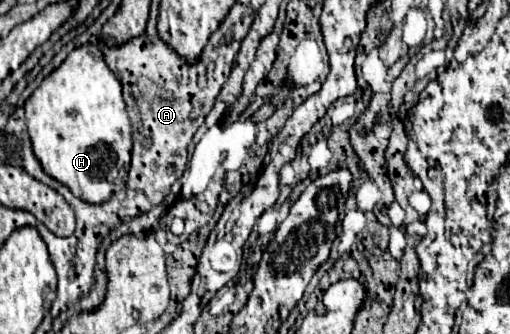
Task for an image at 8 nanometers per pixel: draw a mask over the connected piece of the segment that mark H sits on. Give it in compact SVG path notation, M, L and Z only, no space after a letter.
M84 44L72 50L62 66L44 78L44 82L26 100L26 124L34 154L40 160L44 172L64 184L76 198L90 204L104 204L112 194L126 186L132 150L130 118L122 100L120 82L108 70L102 52L94 44Z

